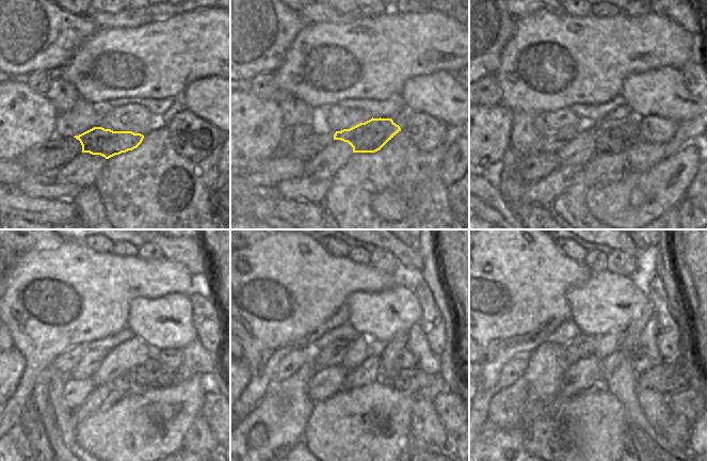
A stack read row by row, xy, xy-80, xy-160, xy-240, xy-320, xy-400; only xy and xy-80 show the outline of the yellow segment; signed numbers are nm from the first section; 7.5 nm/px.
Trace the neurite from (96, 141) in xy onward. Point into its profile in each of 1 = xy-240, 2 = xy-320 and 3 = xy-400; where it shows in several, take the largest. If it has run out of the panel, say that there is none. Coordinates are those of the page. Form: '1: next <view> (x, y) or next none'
1: next xy-240 (151, 374)
2: next xy-320 (415, 381)
3: next xy-400 (669, 377)

